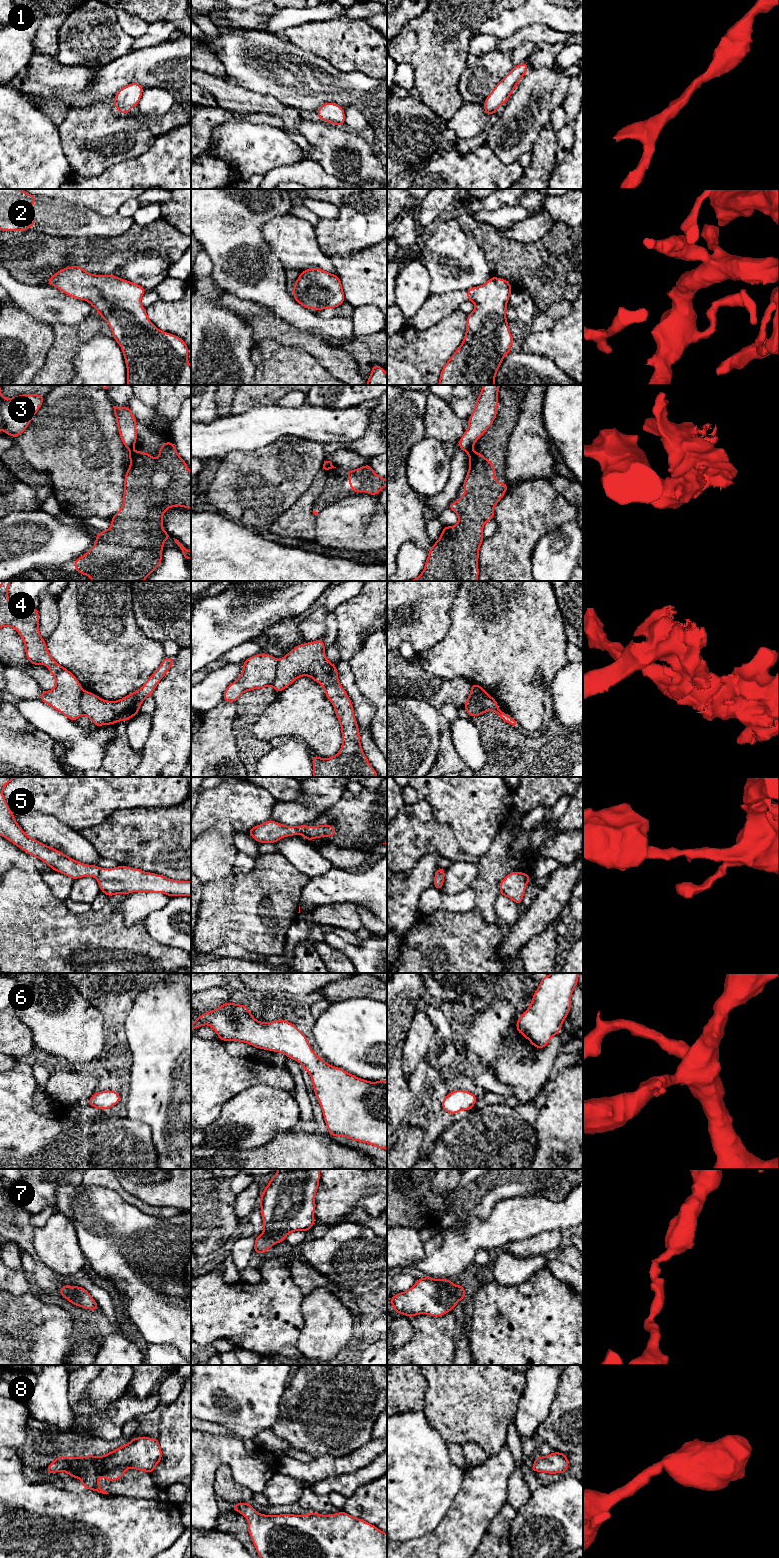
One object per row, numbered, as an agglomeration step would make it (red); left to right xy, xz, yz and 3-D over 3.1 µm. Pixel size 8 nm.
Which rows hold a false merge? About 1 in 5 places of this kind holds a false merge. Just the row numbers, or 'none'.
3, 4

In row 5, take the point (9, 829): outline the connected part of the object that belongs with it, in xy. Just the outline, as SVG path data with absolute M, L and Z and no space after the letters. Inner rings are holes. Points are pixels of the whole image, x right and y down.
M0 777L0 836L12 842L26 853L39 858L54 871L71 879L95 877L101 892L108 897L114 894L128 895L132 892L164 893L169 897L191 897L191 881L178 881L168 877L144 872L138 868L117 866L100 868L97 865L80 863L64 853L28 836L17 824L10 810L3 789L16 777Z

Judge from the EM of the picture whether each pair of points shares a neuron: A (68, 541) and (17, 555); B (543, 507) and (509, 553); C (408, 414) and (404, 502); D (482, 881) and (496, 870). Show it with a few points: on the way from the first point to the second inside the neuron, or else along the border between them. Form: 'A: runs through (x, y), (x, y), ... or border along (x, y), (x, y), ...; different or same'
A: runs through (55, 543), (30, 543); same
B: runs through (532, 518), (517, 533), (513, 542); same
C: runs through (397, 436), (397, 480); same
D: runs through (485, 880), (493, 872); same

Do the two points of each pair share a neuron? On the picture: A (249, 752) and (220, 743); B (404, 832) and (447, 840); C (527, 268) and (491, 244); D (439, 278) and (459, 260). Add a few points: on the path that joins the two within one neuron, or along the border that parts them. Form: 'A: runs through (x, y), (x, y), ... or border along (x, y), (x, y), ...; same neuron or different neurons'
A: border along (236, 746), (239, 757), (246, 766); different neurons
B: runs through (415, 833), (436, 838); same neuron
C: runs through (518, 263), (508, 259), (500, 251); same neuron
D: runs through (444, 273), (454, 263); same neuron

